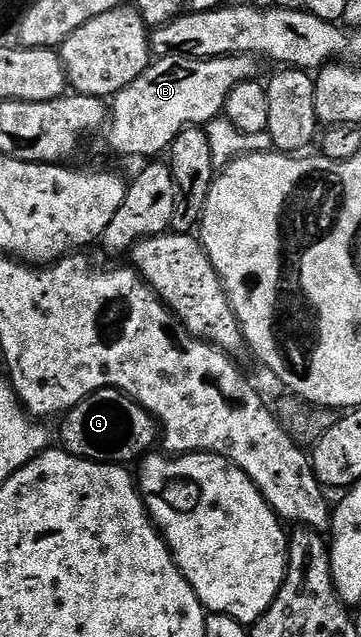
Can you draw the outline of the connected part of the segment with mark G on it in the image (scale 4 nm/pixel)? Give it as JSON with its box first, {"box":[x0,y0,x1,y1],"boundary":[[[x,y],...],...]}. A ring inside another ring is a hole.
{"box":[62,389,157,466],"boundary":[[[102,389],[75,405],[62,418],[62,448],[74,457],[102,459],[104,462],[130,466],[151,444],[157,441],[157,422],[132,397],[120,389]]]}

